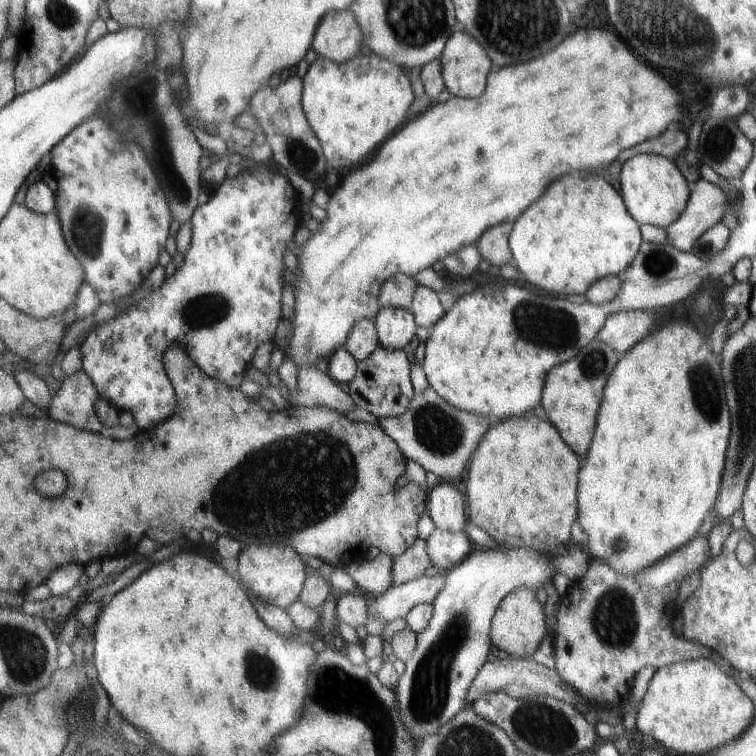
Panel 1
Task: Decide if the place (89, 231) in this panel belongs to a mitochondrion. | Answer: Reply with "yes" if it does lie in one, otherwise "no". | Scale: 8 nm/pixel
yes

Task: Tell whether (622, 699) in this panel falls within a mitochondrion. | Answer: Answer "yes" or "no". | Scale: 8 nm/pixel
no

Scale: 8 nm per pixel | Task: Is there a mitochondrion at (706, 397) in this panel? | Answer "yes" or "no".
yes

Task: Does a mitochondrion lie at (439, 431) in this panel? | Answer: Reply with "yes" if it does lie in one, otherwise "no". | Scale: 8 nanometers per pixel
yes

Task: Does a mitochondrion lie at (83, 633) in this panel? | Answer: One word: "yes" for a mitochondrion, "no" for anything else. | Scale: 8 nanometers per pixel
no

